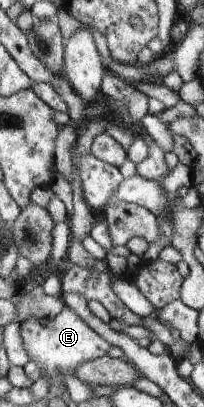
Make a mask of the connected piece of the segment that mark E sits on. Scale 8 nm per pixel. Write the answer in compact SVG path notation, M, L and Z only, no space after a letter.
M69 306L63 308L63 311L57 317L43 319L42 321L27 320L21 323L21 327L30 361L35 362L41 370L41 375L50 381L50 388L53 384L59 383L60 388L66 389L63 384L65 375L75 376L79 367L82 367L86 361L107 355L112 345Z

